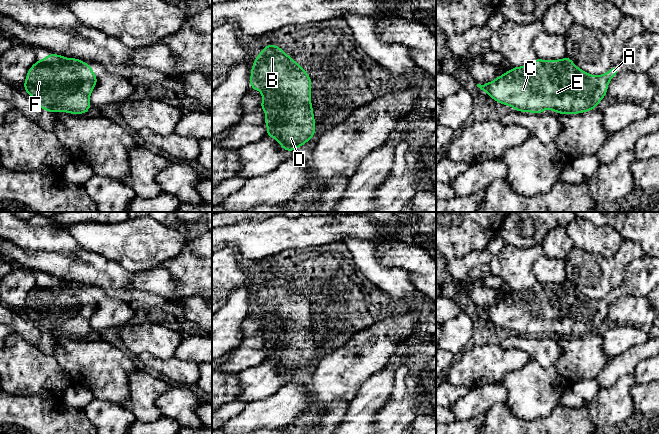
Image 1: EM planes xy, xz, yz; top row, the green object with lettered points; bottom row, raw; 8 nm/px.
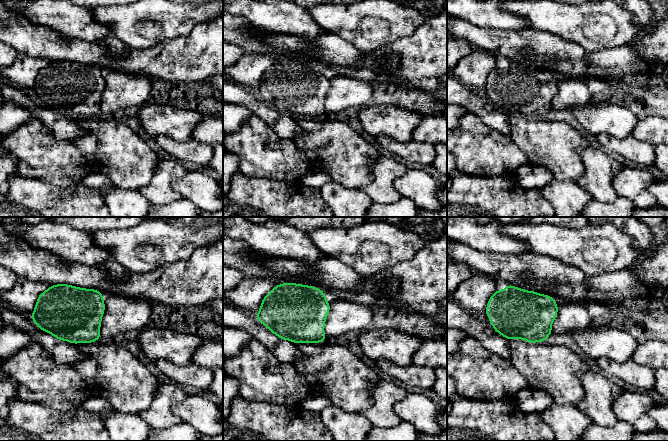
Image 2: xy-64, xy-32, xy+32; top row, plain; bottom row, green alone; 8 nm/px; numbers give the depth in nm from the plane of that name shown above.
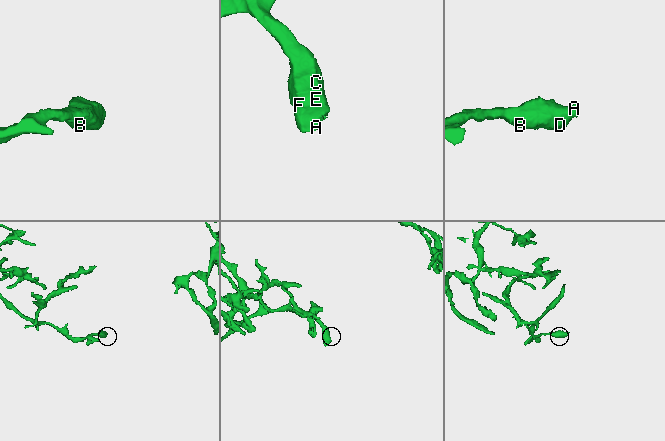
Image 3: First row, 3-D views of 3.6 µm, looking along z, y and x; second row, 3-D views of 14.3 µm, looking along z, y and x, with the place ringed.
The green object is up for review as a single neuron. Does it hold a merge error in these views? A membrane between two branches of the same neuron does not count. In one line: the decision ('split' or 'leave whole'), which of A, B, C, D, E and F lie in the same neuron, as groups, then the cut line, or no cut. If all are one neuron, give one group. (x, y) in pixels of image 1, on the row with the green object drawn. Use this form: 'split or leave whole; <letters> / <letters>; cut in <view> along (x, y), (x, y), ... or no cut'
leave whole; A B C D E F; no cut

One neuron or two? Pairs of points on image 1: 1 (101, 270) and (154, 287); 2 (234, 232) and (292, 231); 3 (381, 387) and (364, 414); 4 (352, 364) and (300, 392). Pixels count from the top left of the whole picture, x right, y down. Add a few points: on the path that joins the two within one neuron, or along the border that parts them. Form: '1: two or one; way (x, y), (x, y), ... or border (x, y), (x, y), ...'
1: one; way (114, 276), (141, 280)
2: one; way (248, 232), (278, 232)
3: one; way (374, 394), (365, 407)
4: two; border (308, 386), (310, 394), (309, 411)

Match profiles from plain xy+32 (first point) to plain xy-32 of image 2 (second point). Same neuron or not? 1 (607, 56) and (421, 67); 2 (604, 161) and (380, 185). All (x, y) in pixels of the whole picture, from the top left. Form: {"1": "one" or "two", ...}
{"1": "two", "2": "one"}

